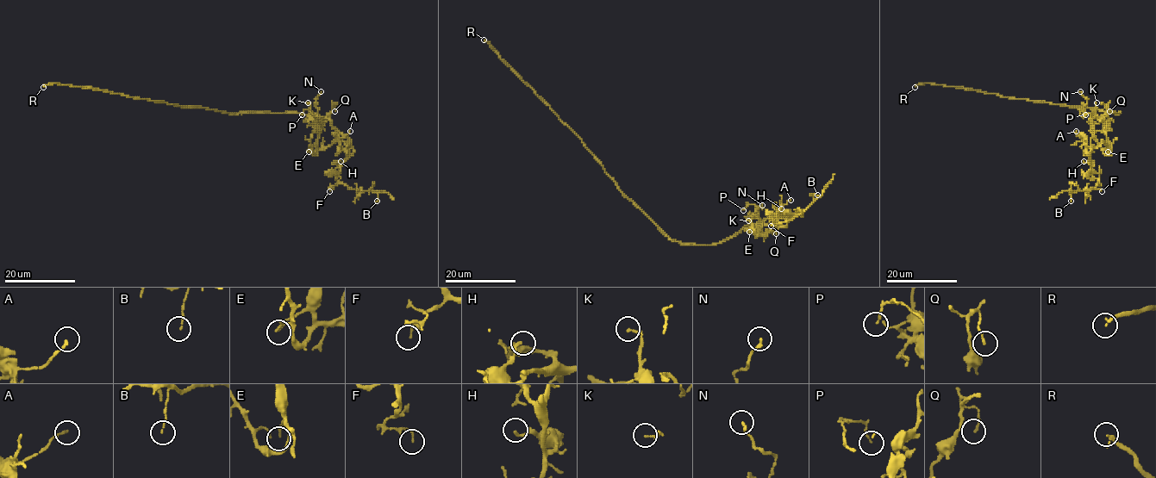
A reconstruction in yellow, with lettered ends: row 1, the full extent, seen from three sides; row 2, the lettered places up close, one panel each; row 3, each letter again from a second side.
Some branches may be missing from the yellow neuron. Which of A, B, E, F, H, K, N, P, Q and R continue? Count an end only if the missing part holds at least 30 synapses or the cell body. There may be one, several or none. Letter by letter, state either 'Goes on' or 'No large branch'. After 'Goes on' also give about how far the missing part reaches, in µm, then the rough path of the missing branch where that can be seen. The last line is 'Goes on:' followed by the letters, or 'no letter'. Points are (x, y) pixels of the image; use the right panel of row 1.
A: No large branch
B: No large branch
E: No large branch
F: No large branch
H: No large branch
K: No large branch
N: No large branch
P: No large branch
Q: No large branch
R: Goes on. Missing length about 60 µm
Goes on: R

